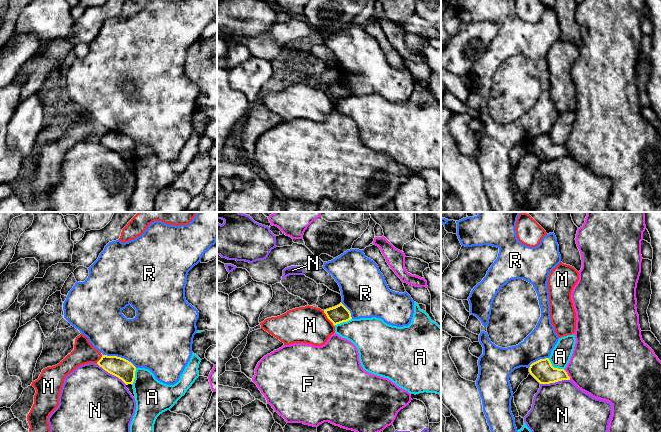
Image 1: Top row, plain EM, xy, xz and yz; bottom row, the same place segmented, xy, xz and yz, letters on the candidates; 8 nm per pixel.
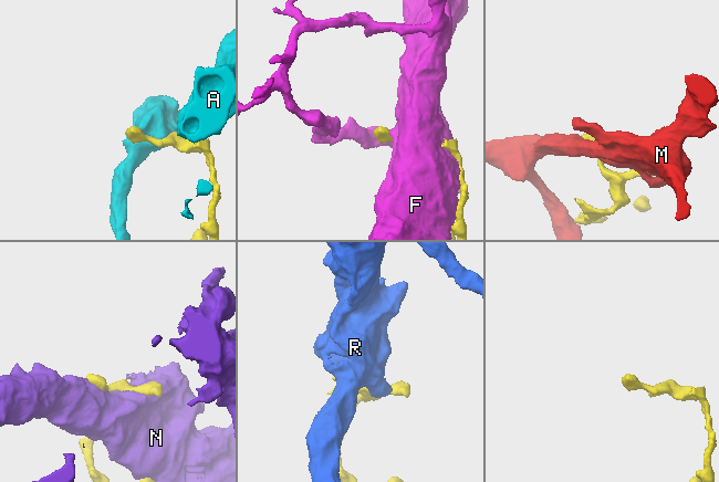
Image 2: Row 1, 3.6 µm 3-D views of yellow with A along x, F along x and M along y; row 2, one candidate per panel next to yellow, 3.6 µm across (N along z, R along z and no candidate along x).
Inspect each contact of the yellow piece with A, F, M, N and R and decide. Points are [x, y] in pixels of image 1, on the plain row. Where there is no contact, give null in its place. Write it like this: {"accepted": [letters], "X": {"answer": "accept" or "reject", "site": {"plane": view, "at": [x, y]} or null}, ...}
{"accepted": [], "A": {"answer": "reject", "site": {"plane": "yz", "at": [555, 144]}}, "F": {"answer": "reject", "site": {"plane": "yz", "at": [567, 151]}}, "M": {"answer": "reject", "site": {"plane": "xz", "at": [328, 94]}}, "N": {"answer": "reject", "site": {"plane": "xy", "at": [111, 149]}}, "R": {"answer": "reject", "site": {"plane": "xy", "at": [120, 133]}}}

